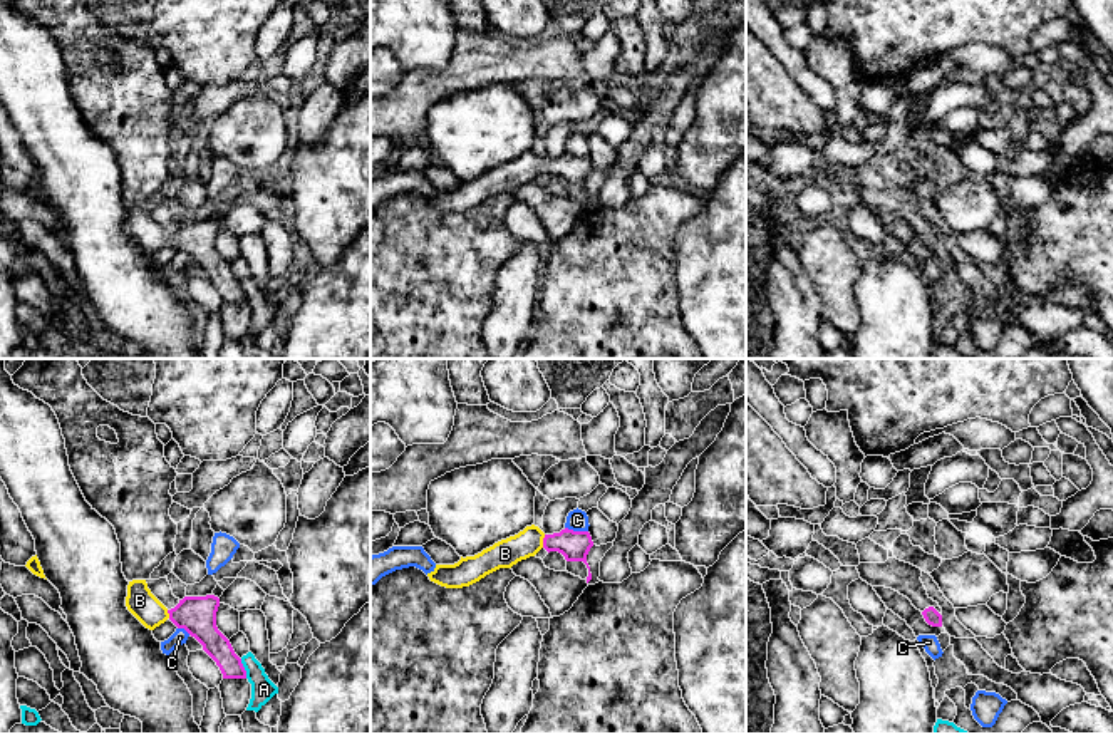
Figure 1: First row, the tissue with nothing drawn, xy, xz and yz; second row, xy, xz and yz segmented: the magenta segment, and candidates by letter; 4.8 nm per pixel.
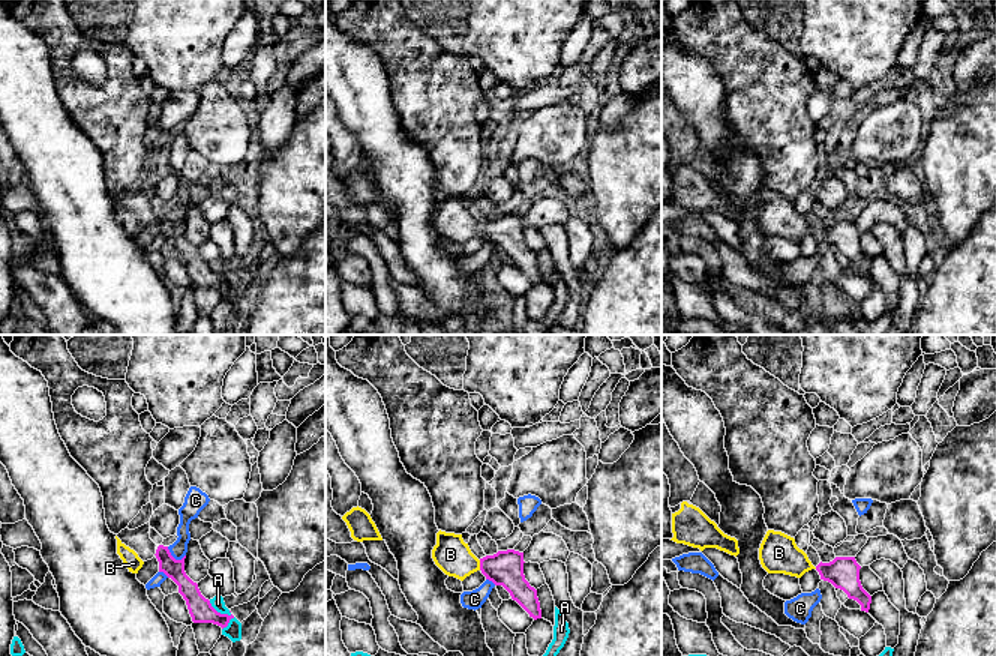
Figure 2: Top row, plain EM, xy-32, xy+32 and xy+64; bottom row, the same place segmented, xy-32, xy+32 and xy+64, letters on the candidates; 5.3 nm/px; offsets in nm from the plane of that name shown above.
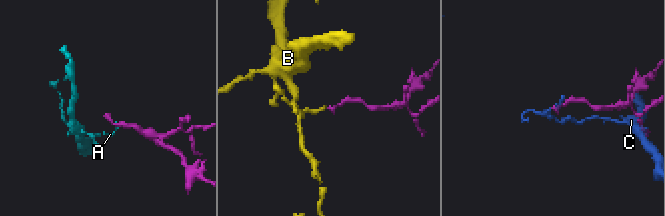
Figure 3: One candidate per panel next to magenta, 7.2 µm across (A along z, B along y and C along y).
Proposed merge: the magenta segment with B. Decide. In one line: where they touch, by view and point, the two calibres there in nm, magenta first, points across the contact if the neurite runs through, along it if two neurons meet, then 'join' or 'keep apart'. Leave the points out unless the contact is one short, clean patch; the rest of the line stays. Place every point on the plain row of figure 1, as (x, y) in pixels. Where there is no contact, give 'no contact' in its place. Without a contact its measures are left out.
contact xz (543, 166); calibres 140 and 140 nm; way xz (574, 170), (567, 166), (543, 166), (528, 166), (505, 178); join

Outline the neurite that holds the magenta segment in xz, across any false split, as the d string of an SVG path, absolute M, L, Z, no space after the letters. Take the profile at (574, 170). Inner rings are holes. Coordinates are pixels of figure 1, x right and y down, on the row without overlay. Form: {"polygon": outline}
{"polygon": "M531 149L531 151L526 151L523 156L520 156L518 159L510 161L510 163L506 163L506 164L501 164L501 166L494 168L493 171L483 174L481 178L474 179L474 181L466 181L466 183L461 181L461 184L459 184L458 188L454 188L454 189L436 189L436 193L434 193L431 198L427 198L427 201L429 201L431 206L434 206L434 208L437 208L437 209L441 209L441 211L446 211L446 213L463 213L463 211L469 211L469 209L479 206L481 203L484 203L486 199L496 196L496 194L500 194L500 193L511 193L511 191L516 189L518 186L526 184L526 183L530 183L530 181L535 181L541 173L545 173L548 178L550 178L550 176L558 176L558 178L562 178L567 186L583 186L583 188L587 189L587 193L588 193L588 201L587 201L587 208L588 208L588 206L592 204L592 198L590 198L590 191L588 191L588 188L587 188L587 179L588 179L588 176L590 176L592 171L593 171L593 166L592 166L592 161L590 161L588 156L573 156L573 154L565 152L565 154L562 154L560 158L545 159L538 151Z"}

